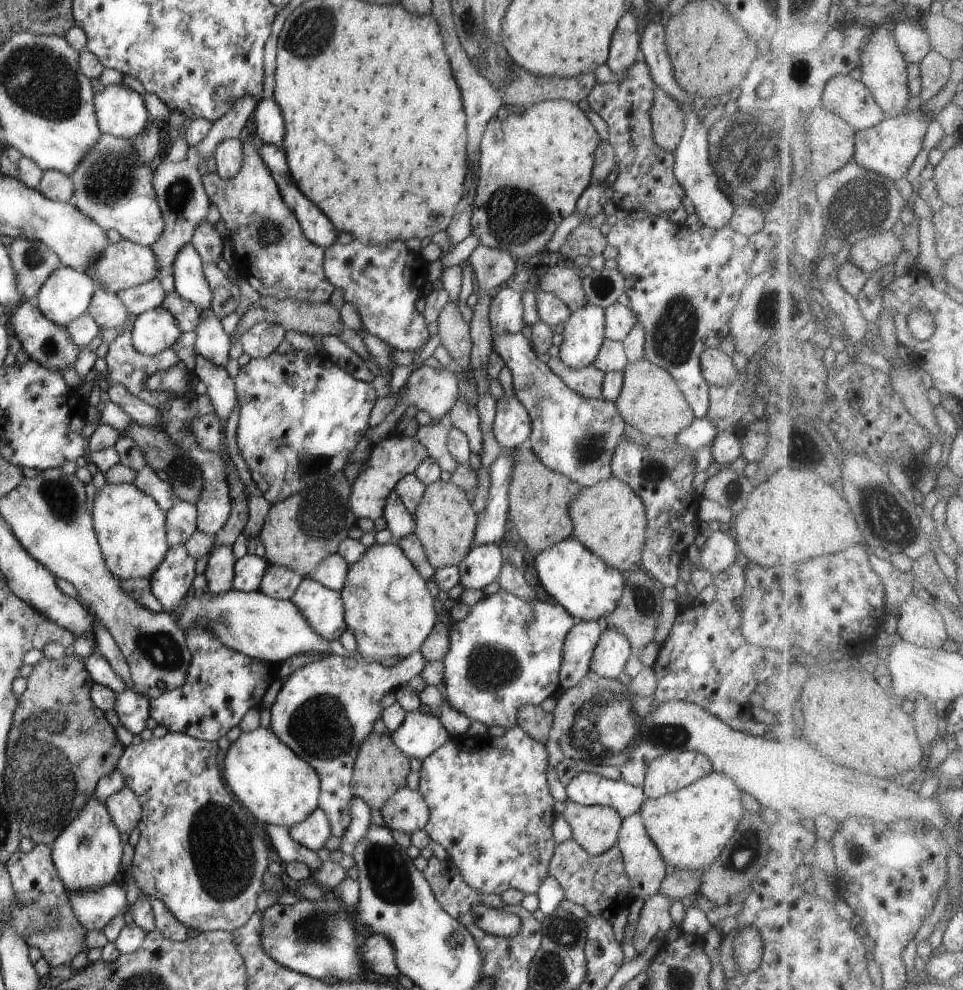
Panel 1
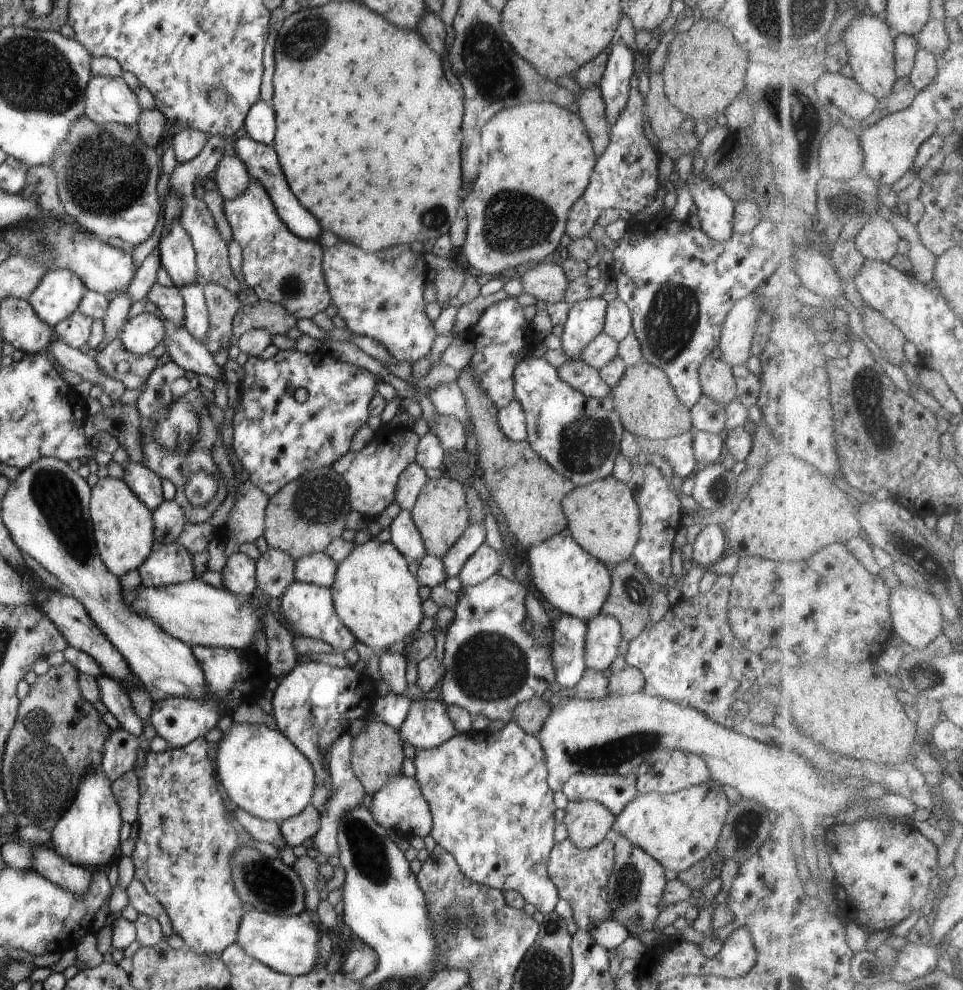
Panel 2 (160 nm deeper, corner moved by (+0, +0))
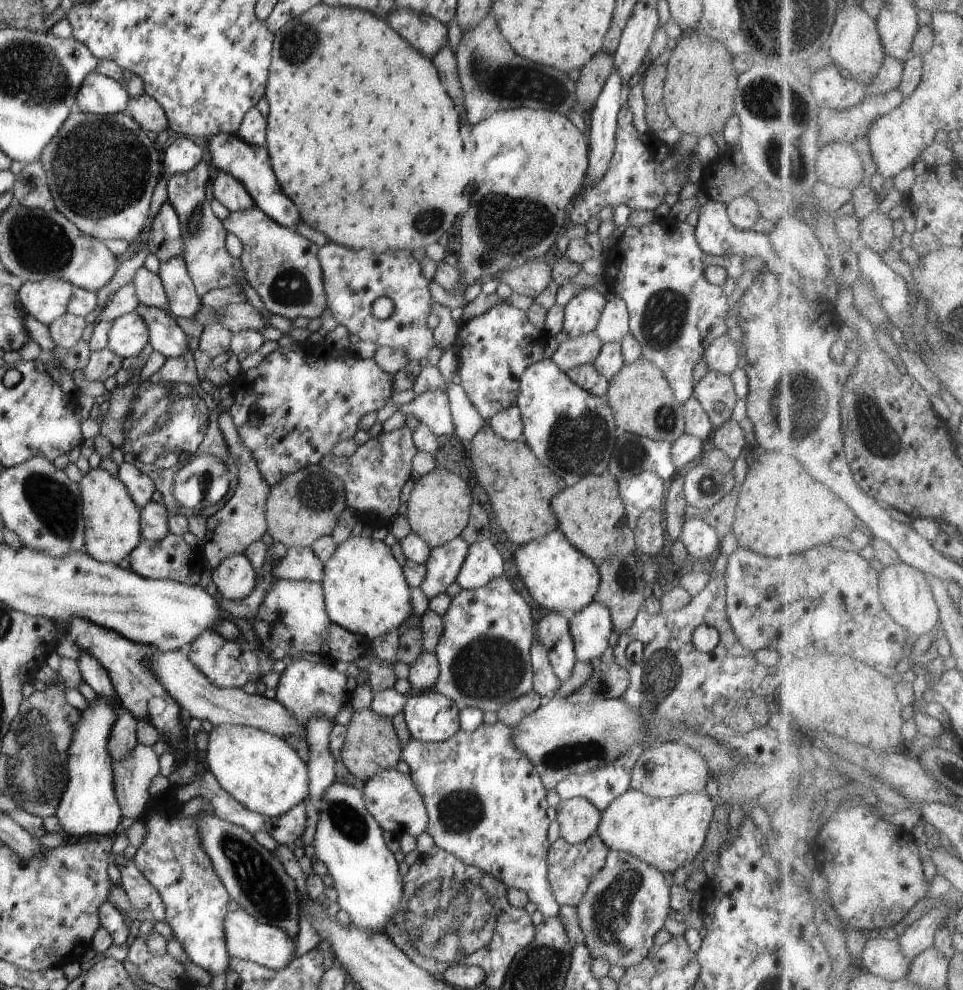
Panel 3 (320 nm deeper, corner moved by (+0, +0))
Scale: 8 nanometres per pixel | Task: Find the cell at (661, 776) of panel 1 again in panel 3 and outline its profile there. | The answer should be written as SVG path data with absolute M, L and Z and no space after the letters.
M662 742L637 758L631 772L631 788L654 798L677 797L684 793L702 793L709 778L709 766L698 751L681 742Z

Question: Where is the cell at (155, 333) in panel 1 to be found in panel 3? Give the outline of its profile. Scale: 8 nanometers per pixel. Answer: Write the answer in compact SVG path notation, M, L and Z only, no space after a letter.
M136 311L115 318L111 322L107 348L122 359L136 357L149 342L148 327Z

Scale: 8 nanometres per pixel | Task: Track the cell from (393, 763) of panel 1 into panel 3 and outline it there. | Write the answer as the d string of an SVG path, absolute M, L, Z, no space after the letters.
M370 707L354 711L346 725L346 737L341 757L344 766L356 778L366 782L384 769L394 769L401 760L402 744L392 725L392 719L374 712Z

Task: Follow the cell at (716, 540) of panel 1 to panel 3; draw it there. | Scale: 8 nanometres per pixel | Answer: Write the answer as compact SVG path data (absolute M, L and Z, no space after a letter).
M700 516L685 519L678 539L687 552L699 561L707 560L712 552L716 552L716 548L720 548L714 528Z

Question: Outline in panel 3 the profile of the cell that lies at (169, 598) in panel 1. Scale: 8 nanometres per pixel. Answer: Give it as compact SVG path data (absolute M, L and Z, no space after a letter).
M168 533L162 540L152 542L142 539L128 556L130 568L147 579L168 579L188 586L198 585L205 567L199 559L198 550L188 545L182 536Z

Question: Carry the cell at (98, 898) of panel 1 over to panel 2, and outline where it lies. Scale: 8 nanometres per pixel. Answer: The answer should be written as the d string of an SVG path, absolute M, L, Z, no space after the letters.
M30 844L33 854L33 870L38 871L49 881L62 885L79 897L85 895L93 875L86 867L65 861L50 845Z

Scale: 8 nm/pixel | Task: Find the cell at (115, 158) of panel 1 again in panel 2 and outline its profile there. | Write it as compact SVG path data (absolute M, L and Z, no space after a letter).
M88 117L79 118L54 151L51 166L56 180L57 191L68 220L81 225L84 231L97 238L120 238L127 247L138 246L147 240L158 222L160 201L156 194L156 184L160 172L160 156L155 147L146 144L135 125L126 126L116 123L98 124Z

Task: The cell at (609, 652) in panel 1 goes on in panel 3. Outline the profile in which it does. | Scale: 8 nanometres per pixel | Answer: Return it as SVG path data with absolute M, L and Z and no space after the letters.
M592 601L576 611L569 620L569 631L578 661L596 662L608 648L613 624L610 611L603 604Z

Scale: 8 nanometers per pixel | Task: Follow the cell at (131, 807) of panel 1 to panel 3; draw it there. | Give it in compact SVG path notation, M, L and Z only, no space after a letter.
M138 743L127 757L112 763L115 797L124 817L138 820L140 814L146 810L151 798L148 788L150 788L152 780L159 778L158 759L151 746Z

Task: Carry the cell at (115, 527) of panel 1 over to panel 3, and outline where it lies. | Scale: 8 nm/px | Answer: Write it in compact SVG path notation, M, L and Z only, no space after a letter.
M97 467L83 474L80 482L81 511L85 522L85 552L102 562L118 564L140 544L140 511L120 479Z

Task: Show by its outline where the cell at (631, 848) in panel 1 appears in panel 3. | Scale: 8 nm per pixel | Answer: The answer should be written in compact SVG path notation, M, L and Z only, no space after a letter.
M608 851L605 865L590 881L586 892L577 904L577 915L580 930L584 934L582 944L589 948L592 958L604 958L611 966L622 966L629 969L639 965L648 956L654 944L654 936L664 928L670 912L670 885L664 879L664 873L646 864L639 858L622 851Z

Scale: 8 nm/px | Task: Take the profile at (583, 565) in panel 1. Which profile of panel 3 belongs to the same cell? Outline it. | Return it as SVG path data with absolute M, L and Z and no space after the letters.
M558 530L523 544L515 553L518 575L536 604L554 613L562 610L572 612L589 605L600 586L596 563L572 546Z

